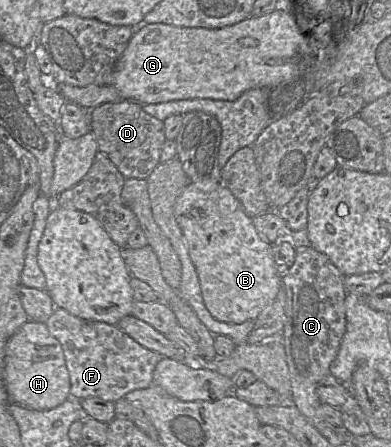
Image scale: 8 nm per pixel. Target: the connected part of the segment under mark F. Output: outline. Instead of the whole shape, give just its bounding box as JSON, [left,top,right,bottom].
[45,308,166,403]

